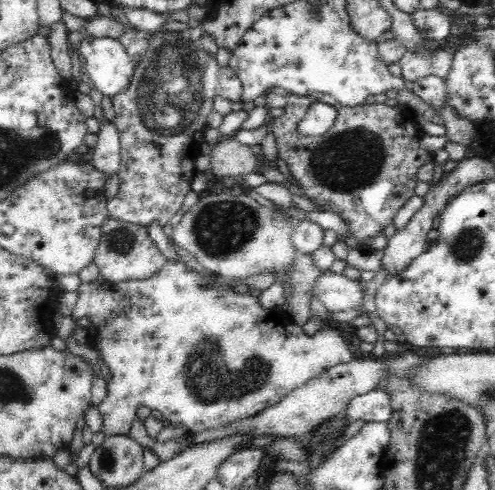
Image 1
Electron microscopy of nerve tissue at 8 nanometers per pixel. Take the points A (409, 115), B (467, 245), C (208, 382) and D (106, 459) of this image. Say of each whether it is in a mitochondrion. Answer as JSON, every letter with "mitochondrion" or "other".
{"A":"other","B":"mitochondrion","C":"mitochondrion","D":"mitochondrion"}

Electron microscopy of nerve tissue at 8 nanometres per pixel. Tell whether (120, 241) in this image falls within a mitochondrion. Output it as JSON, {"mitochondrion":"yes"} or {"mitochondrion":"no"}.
{"mitochondrion":"yes"}

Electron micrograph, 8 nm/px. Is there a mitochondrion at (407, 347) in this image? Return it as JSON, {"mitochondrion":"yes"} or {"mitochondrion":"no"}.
{"mitochondrion":"no"}

